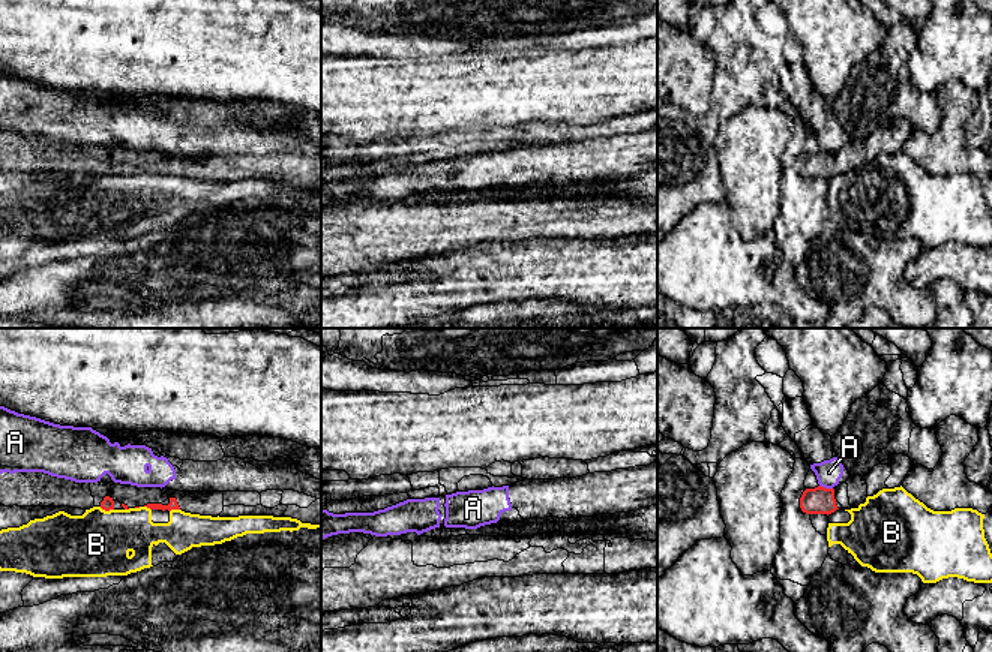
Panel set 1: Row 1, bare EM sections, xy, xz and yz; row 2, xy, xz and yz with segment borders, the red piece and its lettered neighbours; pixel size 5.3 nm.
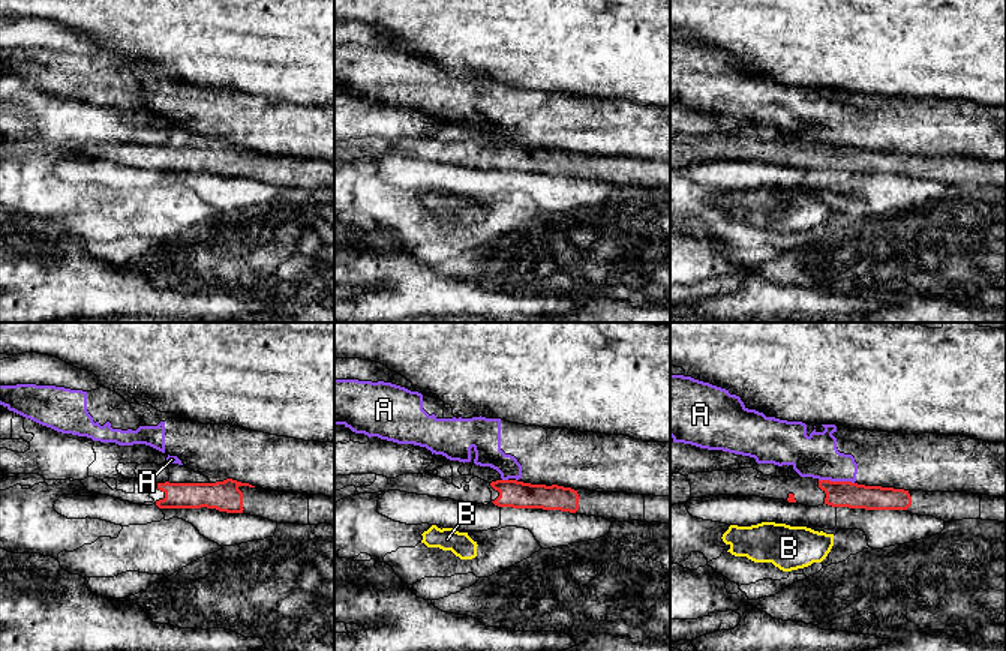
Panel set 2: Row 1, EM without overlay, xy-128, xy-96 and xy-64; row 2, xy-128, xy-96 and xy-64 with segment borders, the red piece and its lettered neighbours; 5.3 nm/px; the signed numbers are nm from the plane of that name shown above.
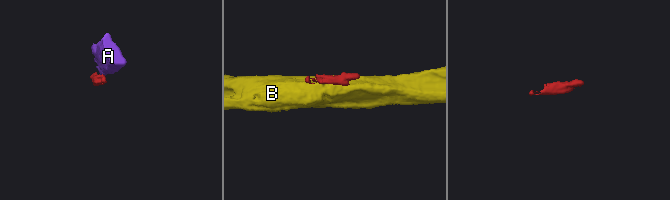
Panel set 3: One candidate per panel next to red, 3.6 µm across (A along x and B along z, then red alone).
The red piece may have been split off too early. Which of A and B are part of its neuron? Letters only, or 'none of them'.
none of them

